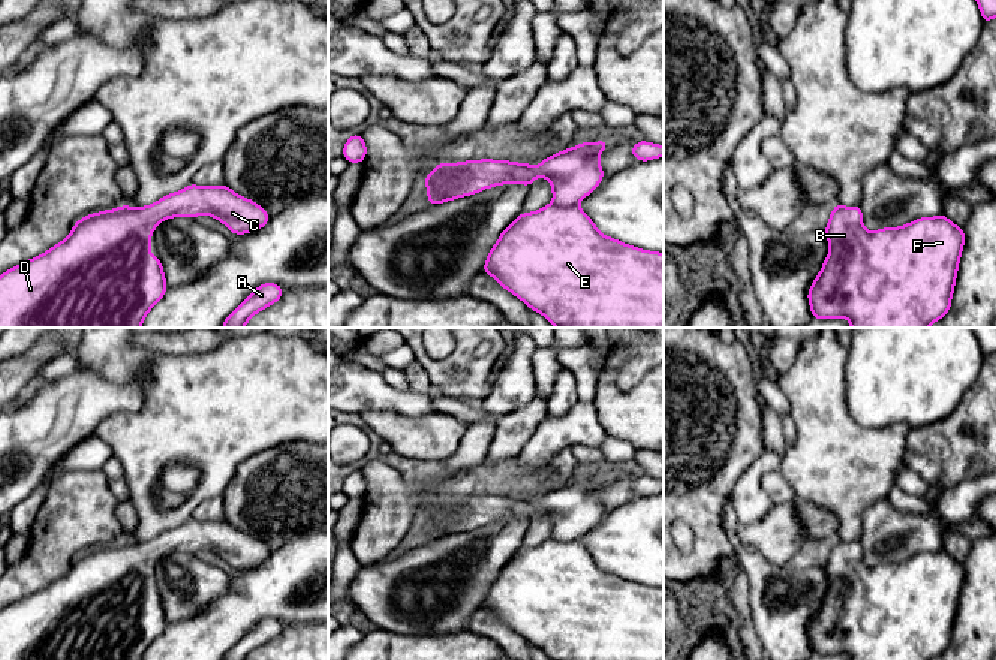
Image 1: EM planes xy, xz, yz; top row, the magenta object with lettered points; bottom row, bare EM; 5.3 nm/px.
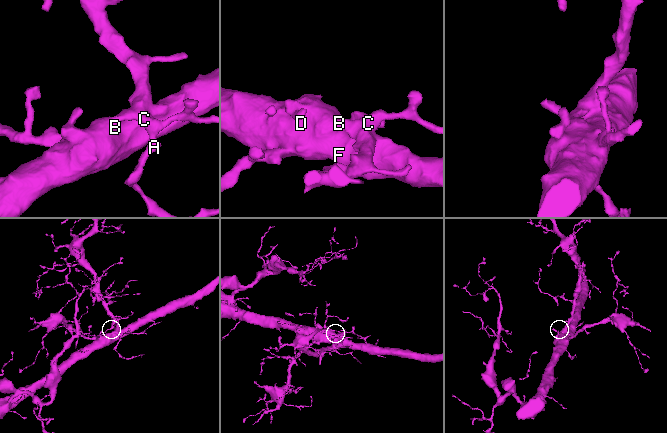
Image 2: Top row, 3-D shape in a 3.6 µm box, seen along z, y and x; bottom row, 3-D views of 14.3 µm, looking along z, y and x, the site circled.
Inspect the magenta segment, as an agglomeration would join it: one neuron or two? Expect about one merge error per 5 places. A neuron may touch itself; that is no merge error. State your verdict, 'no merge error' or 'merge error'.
no merge error

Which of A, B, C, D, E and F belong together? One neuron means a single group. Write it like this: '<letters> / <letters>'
A B C D E F

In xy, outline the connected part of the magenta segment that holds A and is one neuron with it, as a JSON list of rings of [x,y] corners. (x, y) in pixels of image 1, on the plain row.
[[[276,618],[261,620],[225,654],[223,660],[247,660],[253,650],[277,638],[283,627]]]

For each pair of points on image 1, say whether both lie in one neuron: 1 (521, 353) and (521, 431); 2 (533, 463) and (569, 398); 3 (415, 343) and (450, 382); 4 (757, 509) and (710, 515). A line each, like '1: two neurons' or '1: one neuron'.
1: two neurons
2: two neurons
3: one neuron
4: two neurons

